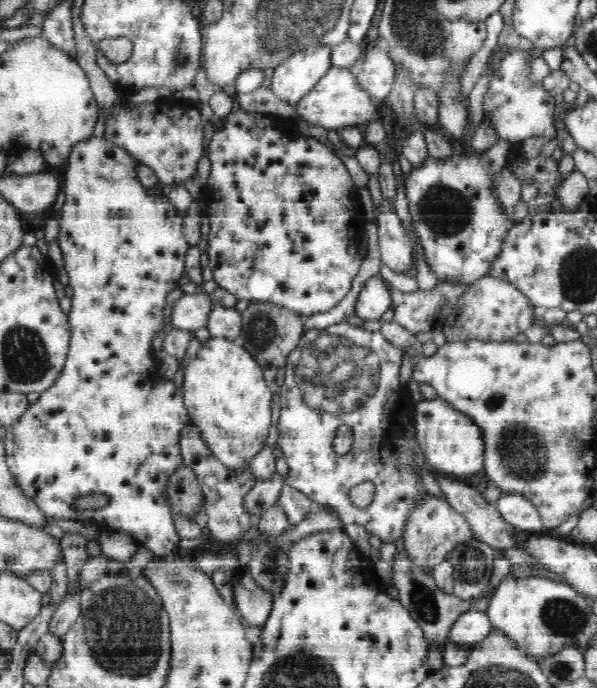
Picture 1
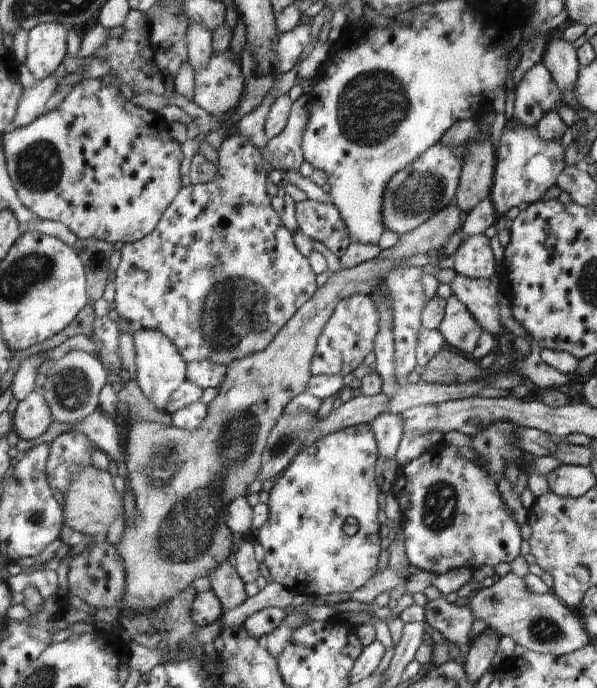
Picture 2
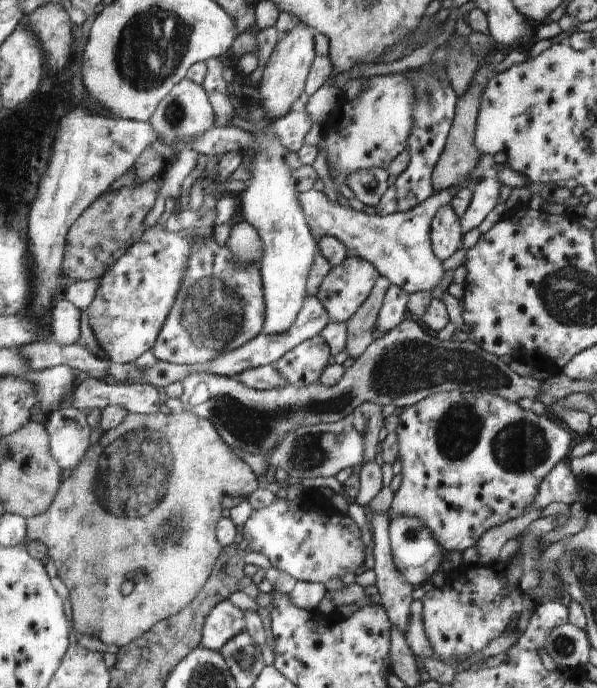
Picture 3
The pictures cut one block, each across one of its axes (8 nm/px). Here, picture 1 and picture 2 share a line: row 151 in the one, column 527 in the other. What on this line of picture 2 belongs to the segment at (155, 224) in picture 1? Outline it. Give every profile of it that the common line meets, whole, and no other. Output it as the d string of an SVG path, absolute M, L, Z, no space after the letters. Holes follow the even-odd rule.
M542 61L528 70L522 80L514 83L512 88L516 98L510 123L520 122L526 128L535 128L544 112L556 112L554 108L560 104L556 80Z

